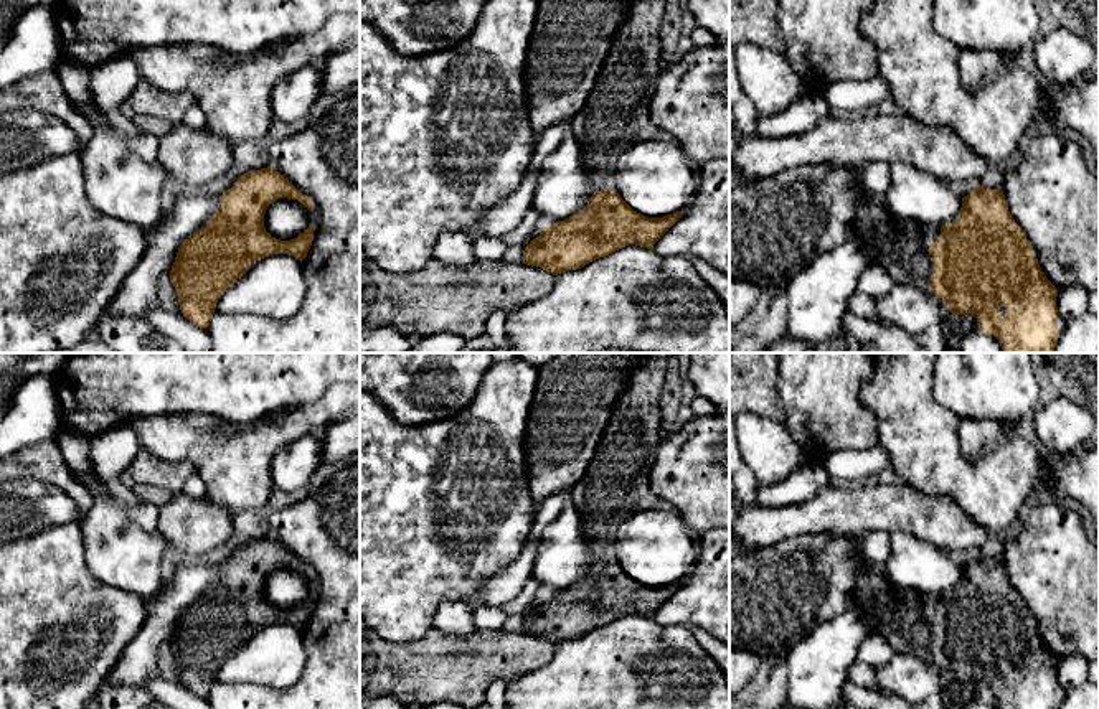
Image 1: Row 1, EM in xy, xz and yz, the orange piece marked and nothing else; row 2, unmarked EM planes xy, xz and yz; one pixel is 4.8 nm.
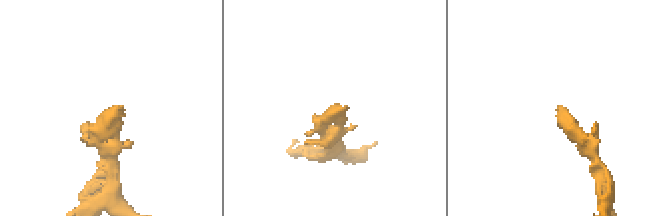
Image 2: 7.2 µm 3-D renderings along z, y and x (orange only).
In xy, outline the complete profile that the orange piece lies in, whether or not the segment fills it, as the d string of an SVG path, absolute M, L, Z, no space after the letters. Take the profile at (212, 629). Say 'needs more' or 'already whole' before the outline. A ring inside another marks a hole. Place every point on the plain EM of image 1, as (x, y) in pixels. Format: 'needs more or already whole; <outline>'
already whole; M274 534L252 539L219 566L218 582L178 617L170 640L182 683L206 697L223 661L257 630L289 623L300 632L314 610L314 592L295 608L281 610L264 597L269 574L279 567L299 569L310 582L314 570L302 564Z

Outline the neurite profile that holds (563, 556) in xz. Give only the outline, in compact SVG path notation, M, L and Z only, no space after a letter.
M571 506L543 529L531 577L545 592L559 592L581 580L591 562L591 547L596 541L586 534L579 513Z

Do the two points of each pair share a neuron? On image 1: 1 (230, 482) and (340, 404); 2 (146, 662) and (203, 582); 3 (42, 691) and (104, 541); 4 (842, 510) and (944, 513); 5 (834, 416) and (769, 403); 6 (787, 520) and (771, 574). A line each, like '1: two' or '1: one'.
1: one
2: one
3: two
4: one
5: two
6: two

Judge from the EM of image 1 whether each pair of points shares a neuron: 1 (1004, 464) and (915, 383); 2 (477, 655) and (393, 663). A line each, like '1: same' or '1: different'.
1: same
2: same

